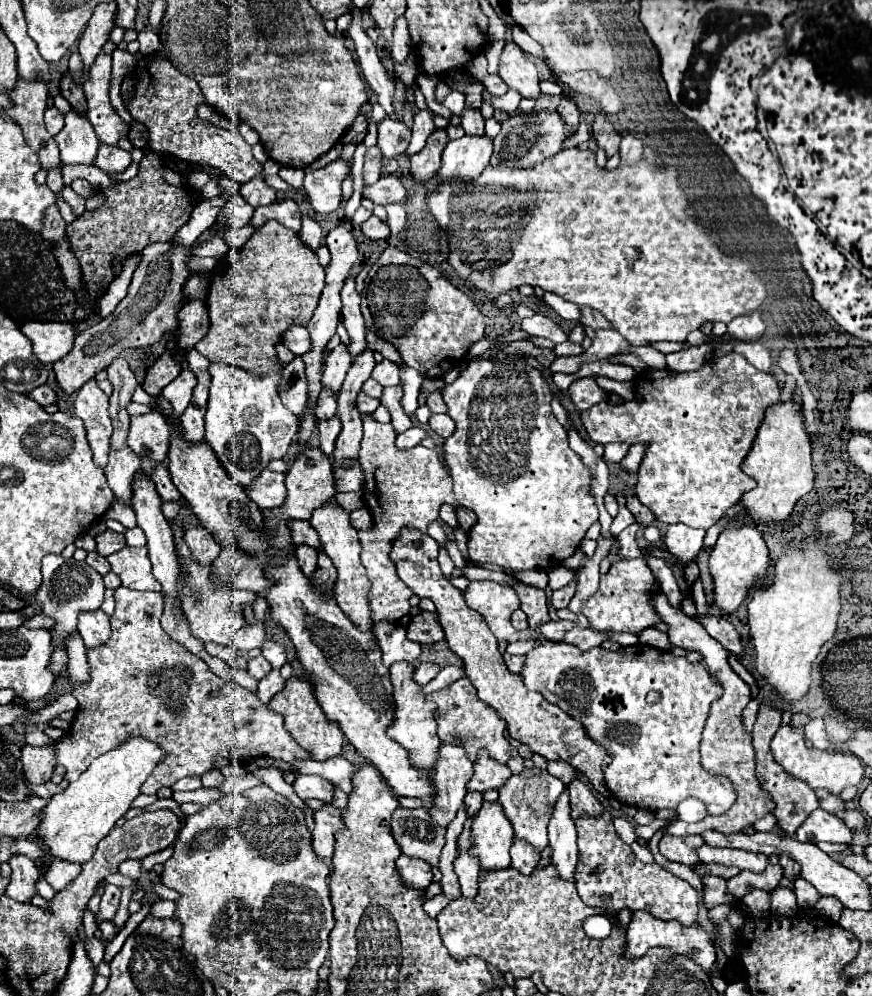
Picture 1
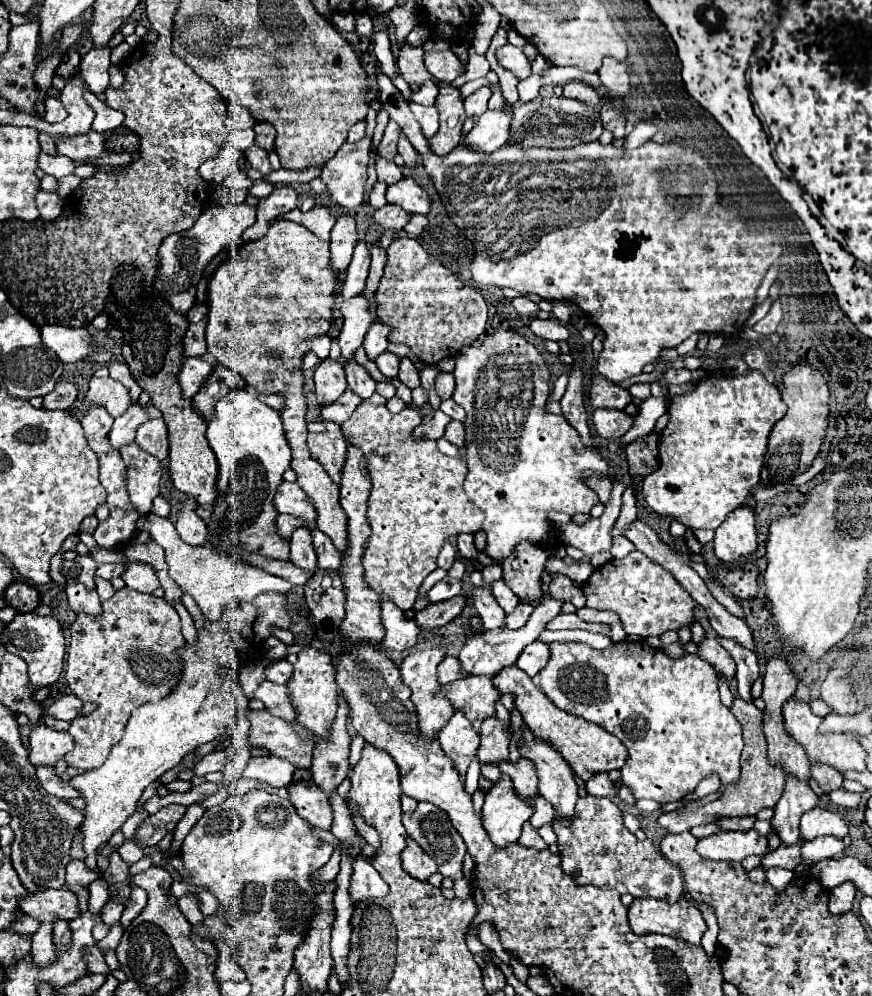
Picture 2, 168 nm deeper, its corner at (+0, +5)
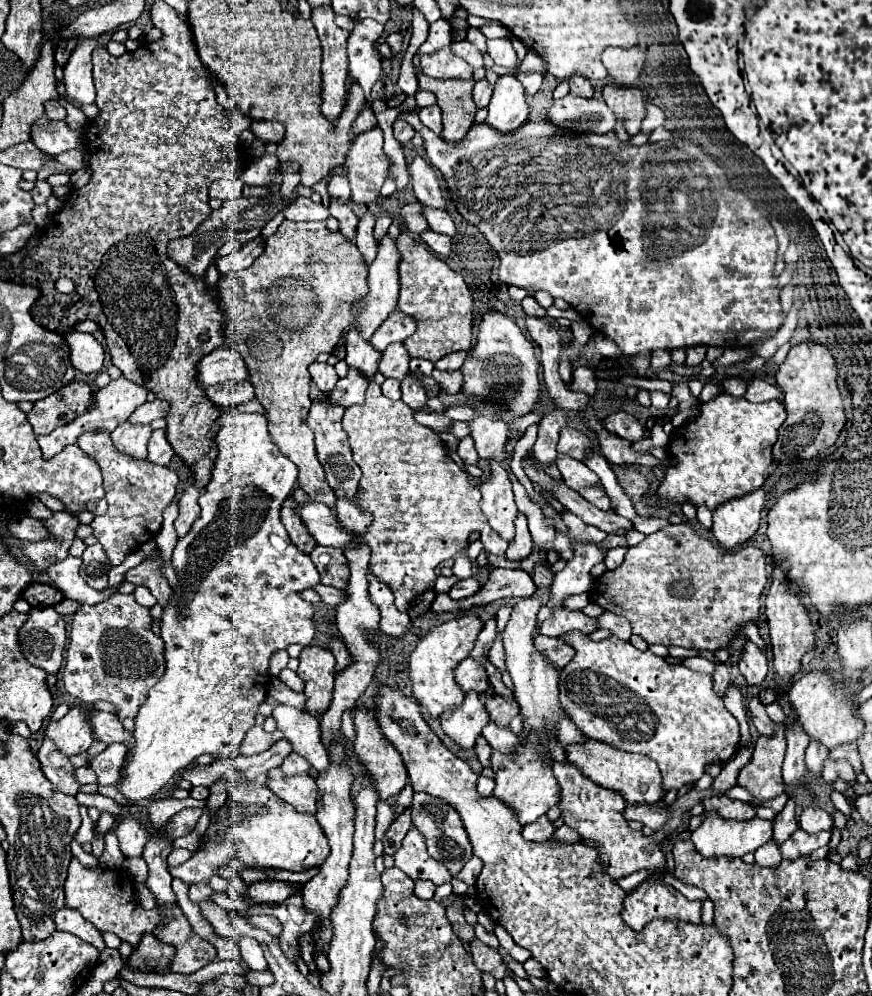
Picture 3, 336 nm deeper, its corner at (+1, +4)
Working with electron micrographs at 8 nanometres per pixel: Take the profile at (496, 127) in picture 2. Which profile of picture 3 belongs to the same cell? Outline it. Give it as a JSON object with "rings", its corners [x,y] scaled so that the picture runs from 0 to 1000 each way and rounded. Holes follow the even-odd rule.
{"rings":[[[575,75],[561,101],[558,123],[570,132],[591,132],[604,121],[607,107],[602,89],[591,75]]]}

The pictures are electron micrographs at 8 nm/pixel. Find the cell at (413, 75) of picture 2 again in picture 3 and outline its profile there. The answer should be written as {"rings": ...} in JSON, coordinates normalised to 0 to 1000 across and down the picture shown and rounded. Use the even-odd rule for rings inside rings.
{"rings":[[[478,73],[481,87],[501,95],[501,103],[508,111],[508,134],[510,142],[529,142],[538,128],[542,126],[547,107],[542,103],[542,85],[545,81],[529,81],[529,79],[513,79],[501,81],[492,79],[485,73]]]}

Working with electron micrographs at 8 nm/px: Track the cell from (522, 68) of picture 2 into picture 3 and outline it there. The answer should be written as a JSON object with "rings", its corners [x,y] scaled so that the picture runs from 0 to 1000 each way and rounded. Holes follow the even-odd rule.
{"rings":[[[563,39],[563,41],[558,41],[558,53],[568,61],[568,65],[575,65],[575,67],[593,65],[593,53],[591,53],[584,39]]]}

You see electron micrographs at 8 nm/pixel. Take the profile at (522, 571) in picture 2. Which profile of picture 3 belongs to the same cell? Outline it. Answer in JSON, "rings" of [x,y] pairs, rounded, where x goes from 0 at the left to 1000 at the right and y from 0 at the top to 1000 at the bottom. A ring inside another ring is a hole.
{"rings":[[[593,515],[591,539],[584,545],[584,551],[581,551],[579,557],[584,561],[600,561],[600,559],[604,559],[609,555],[609,547],[611,547],[611,541],[609,541],[609,535],[604,531],[604,519],[600,515]]]}

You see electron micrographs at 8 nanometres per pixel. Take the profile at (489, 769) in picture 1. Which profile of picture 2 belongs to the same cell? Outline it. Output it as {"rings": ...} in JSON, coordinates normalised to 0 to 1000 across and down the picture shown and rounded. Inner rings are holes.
{"rings":[[[557,721],[550,729],[550,751],[548,751],[548,763],[550,767],[567,767],[571,769],[576,763],[583,765],[583,745],[585,735],[578,731],[576,725],[569,721]]]}

